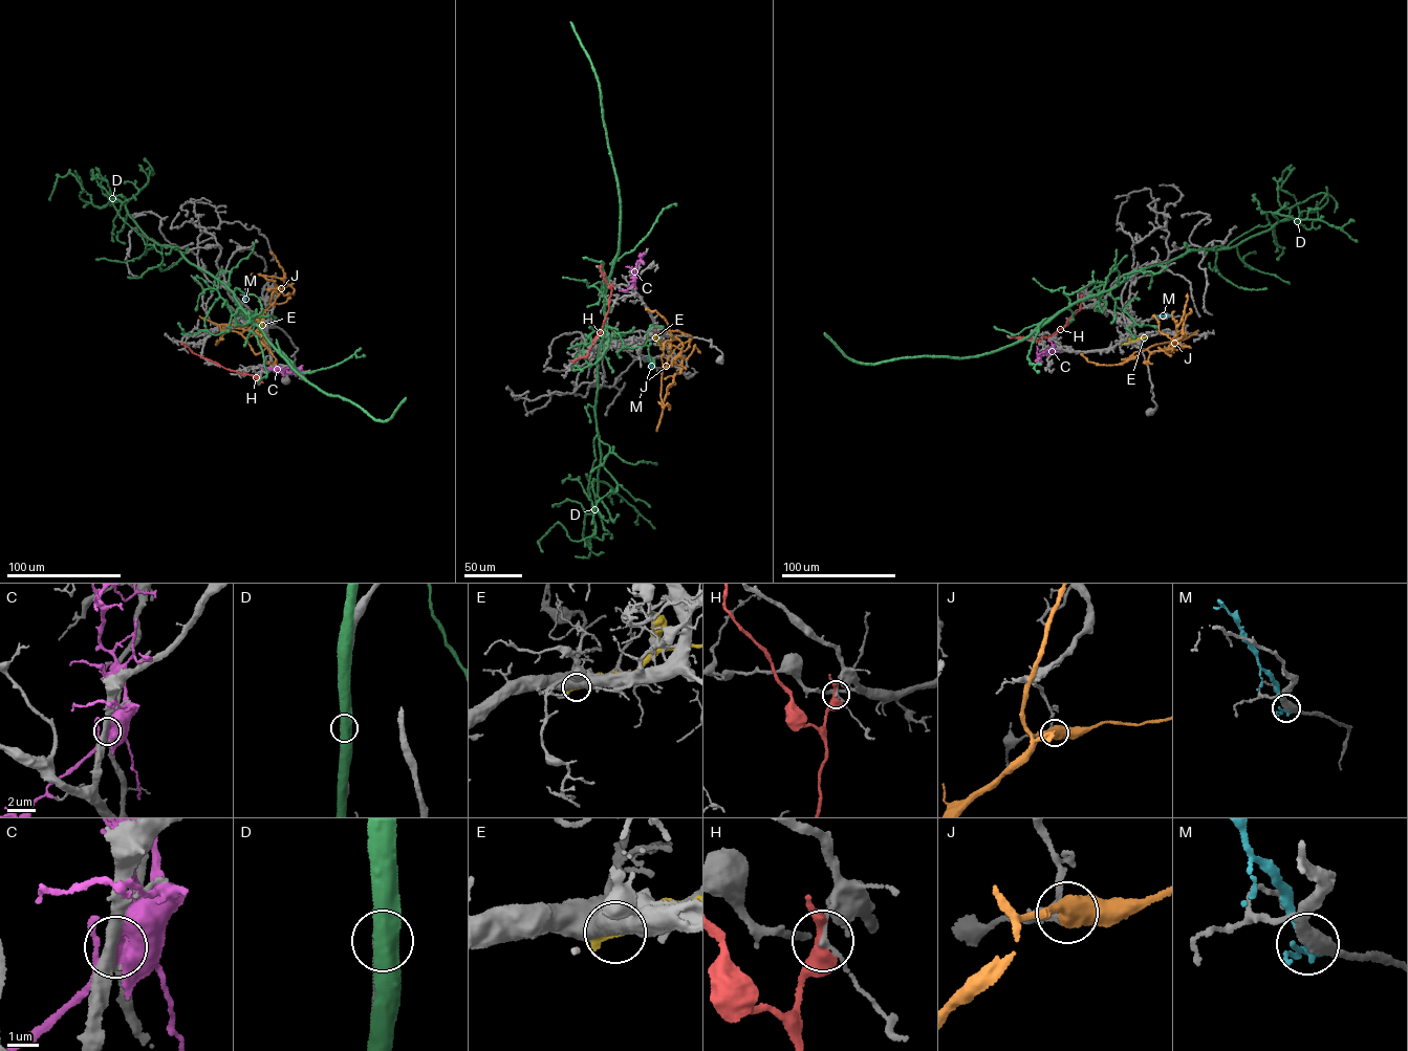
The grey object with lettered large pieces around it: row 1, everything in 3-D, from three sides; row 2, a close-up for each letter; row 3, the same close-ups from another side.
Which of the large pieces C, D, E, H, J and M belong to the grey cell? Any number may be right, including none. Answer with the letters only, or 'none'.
none

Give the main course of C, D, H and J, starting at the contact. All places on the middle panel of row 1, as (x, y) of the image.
C: (633, 283), (632, 272), (641, 256)
D: (598, 365), (599, 346), (605, 328), (606, 284), (619, 245), (620, 194), (603, 119), (597, 77), (570, 21)
H: (612, 285), (601, 332), (594, 337), (587, 355), (572, 362)
J: (686, 359), (681, 357), (662, 406), (661, 357), (670, 332), (665, 319), (645, 308)

